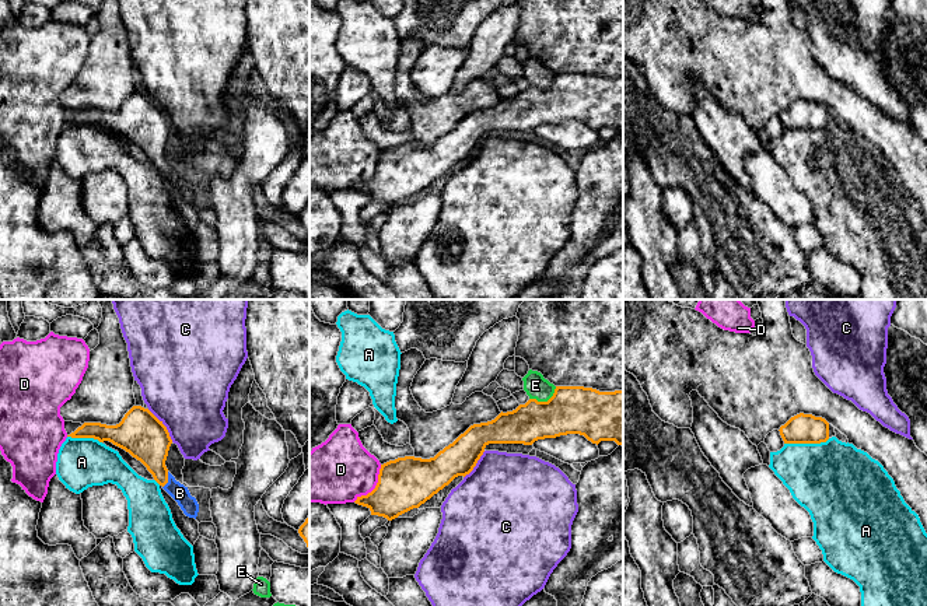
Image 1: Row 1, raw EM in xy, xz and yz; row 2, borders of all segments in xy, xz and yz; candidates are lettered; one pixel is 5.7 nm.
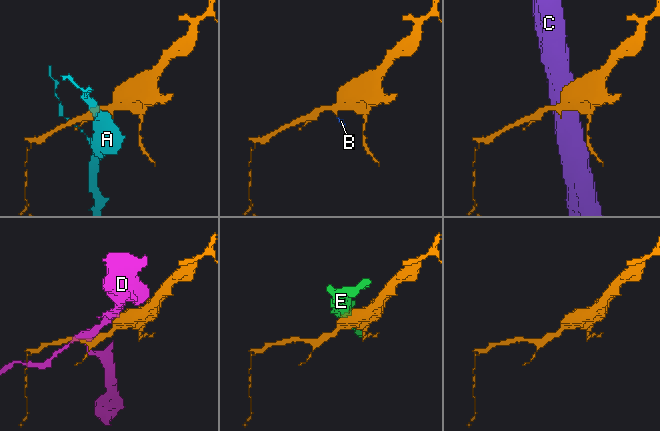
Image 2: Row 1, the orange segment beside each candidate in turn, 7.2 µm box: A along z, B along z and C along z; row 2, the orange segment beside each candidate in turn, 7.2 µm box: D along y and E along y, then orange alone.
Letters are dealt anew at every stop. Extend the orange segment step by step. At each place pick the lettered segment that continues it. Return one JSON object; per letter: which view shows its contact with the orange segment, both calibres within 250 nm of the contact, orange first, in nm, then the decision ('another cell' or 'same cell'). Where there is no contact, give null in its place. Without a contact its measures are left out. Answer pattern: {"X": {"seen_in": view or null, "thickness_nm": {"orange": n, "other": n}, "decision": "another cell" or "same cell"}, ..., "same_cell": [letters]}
{"A": {"seen_in": "yz", "thickness_nm": {"orange": 180, "other": 440}, "decision": "another cell"}, "B": {"seen_in": "xy", "thickness_nm": {"orange": 240, "other": 100}, "decision": "same cell"}, "C": {"seen_in": "xy", "thickness_nm": {"orange": 260, "other": 480}, "decision": "another cell"}, "D": {"seen_in": "xz", "thickness_nm": {"orange": 300, "other": 380}, "decision": "another cell"}, "E": {"seen_in": "xz", "thickness_nm": {"orange": 280, "other": 140}, "decision": "another cell"}, "same_cell": ["B"]}

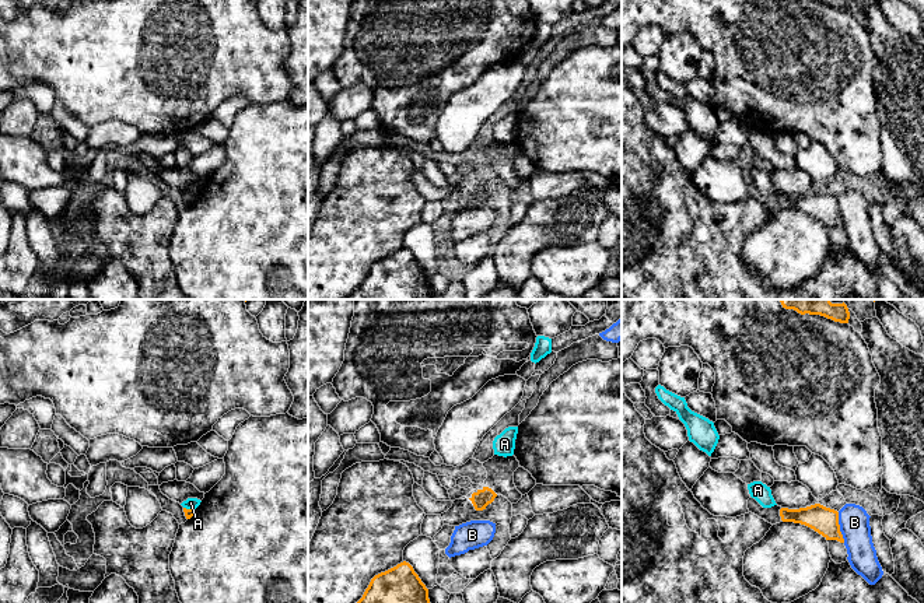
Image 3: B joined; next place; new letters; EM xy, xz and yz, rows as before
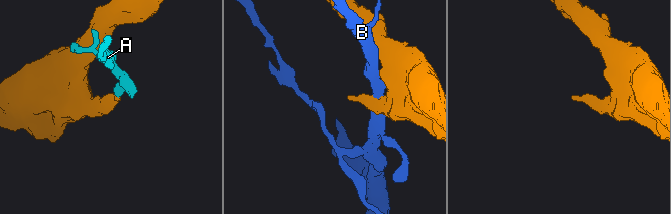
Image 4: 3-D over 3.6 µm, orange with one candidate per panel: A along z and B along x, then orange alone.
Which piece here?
{"A": {"seen_in": "xy", "thickness_nm": {"orange": 50, "other": 60}, "decision": "another cell"}, "B": {"seen_in": "yz", "thickness_nm": {"orange": 160, "other": 180}, "decision": "another cell"}, "same_cell": []}

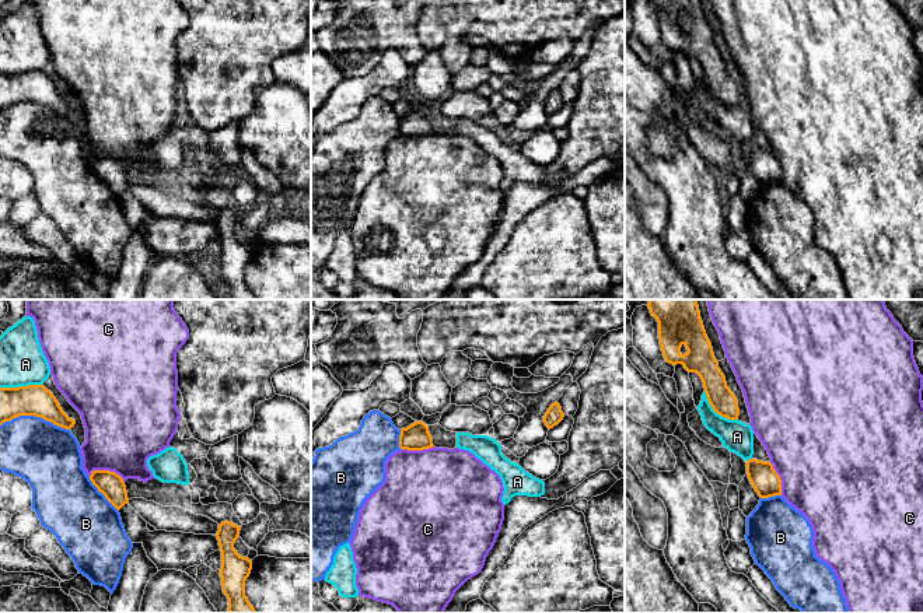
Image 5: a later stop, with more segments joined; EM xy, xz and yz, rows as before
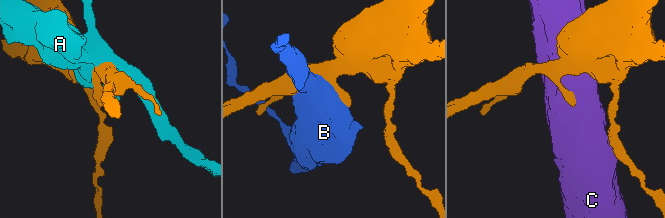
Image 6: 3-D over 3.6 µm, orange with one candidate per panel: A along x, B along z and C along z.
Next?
{"A": {"seen_in": "yz", "thickness_nm": {"orange": 150, "other": 180}, "decision": "another cell"}, "B": {"seen_in": "xy", "thickness_nm": {"orange": 180, "other": 360}, "decision": "another cell"}, "C": {"seen_in": "xy", "thickness_nm": {"orange": 140, "other": 440}, "decision": "another cell"}, "same_cell": []}

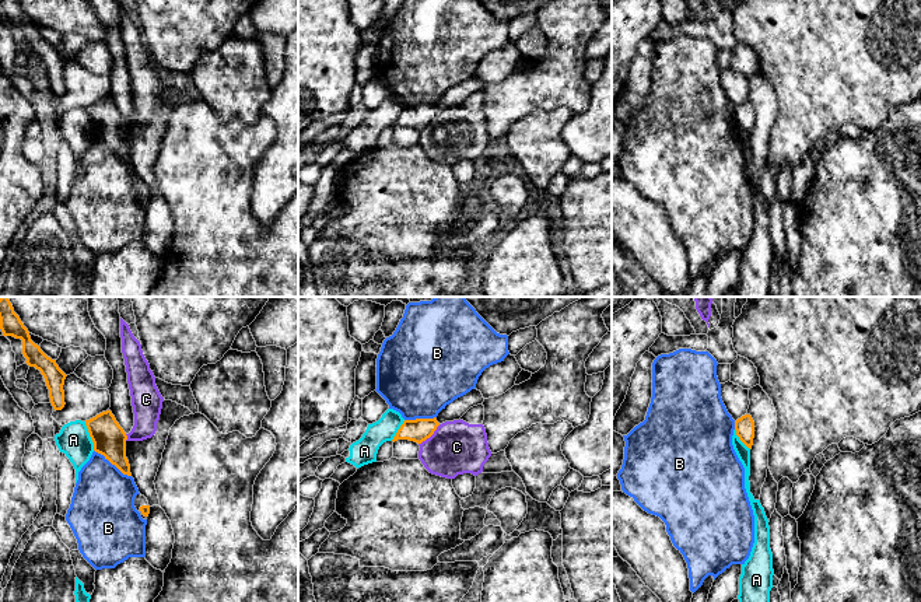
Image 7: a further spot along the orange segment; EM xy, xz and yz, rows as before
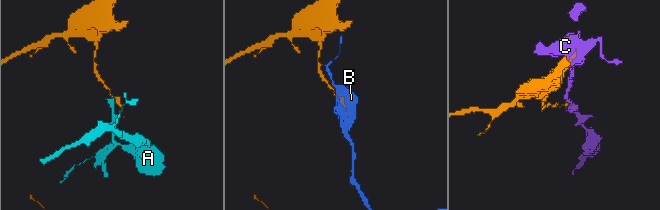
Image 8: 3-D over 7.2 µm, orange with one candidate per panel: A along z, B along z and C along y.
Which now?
{"A": {"seen_in": "xy", "thickness_nm": {"orange": 190, "other": 190}, "decision": "another cell"}, "B": {"seen_in": "xy", "thickness_nm": {"orange": 190, "other": 360}, "decision": "another cell"}, "C": {"seen_in": "xz", "thickness_nm": {"orange": 140, "other": 300}, "decision": "another cell"}, "same_cell": []}

